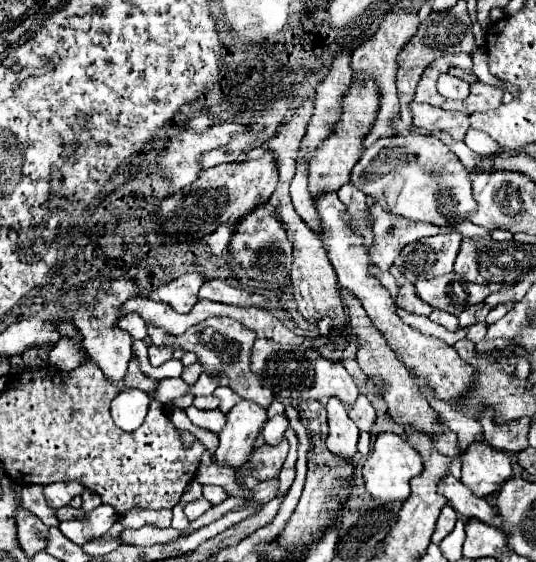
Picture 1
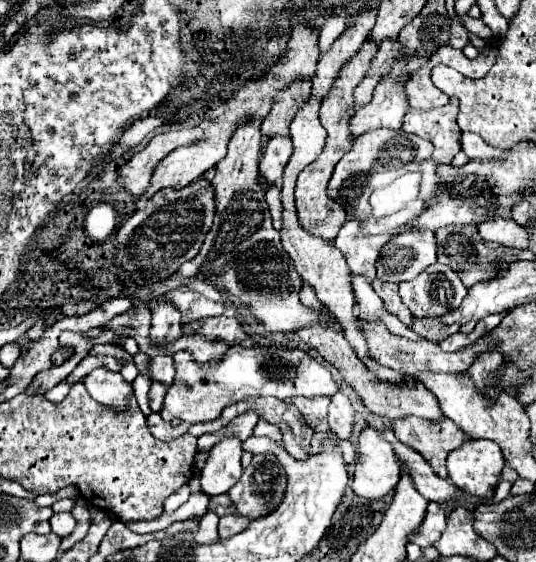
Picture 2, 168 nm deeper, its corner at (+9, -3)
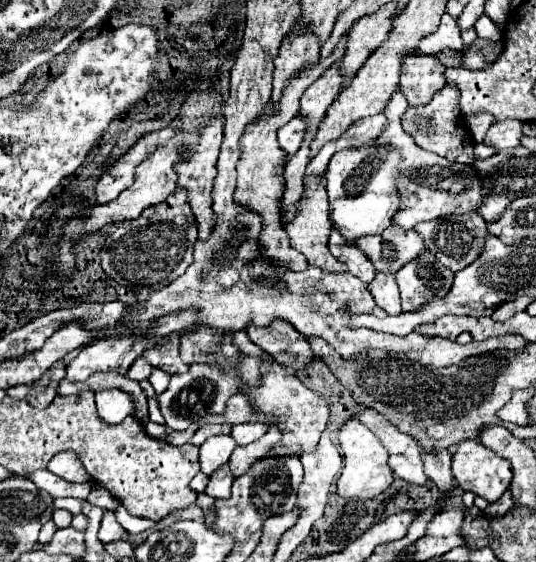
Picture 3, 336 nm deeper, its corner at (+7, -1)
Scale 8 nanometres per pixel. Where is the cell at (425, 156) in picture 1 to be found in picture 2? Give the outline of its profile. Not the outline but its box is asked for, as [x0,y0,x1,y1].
[328,129,442,233]

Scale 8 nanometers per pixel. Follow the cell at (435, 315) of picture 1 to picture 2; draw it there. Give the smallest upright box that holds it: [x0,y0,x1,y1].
[412,317,460,343]

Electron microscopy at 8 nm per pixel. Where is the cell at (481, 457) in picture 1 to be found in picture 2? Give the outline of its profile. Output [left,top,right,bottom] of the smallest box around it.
[448,439,504,499]

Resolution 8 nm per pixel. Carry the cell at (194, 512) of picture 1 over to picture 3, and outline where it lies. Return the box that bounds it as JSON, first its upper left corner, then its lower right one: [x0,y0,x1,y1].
[116,507,154,533]

